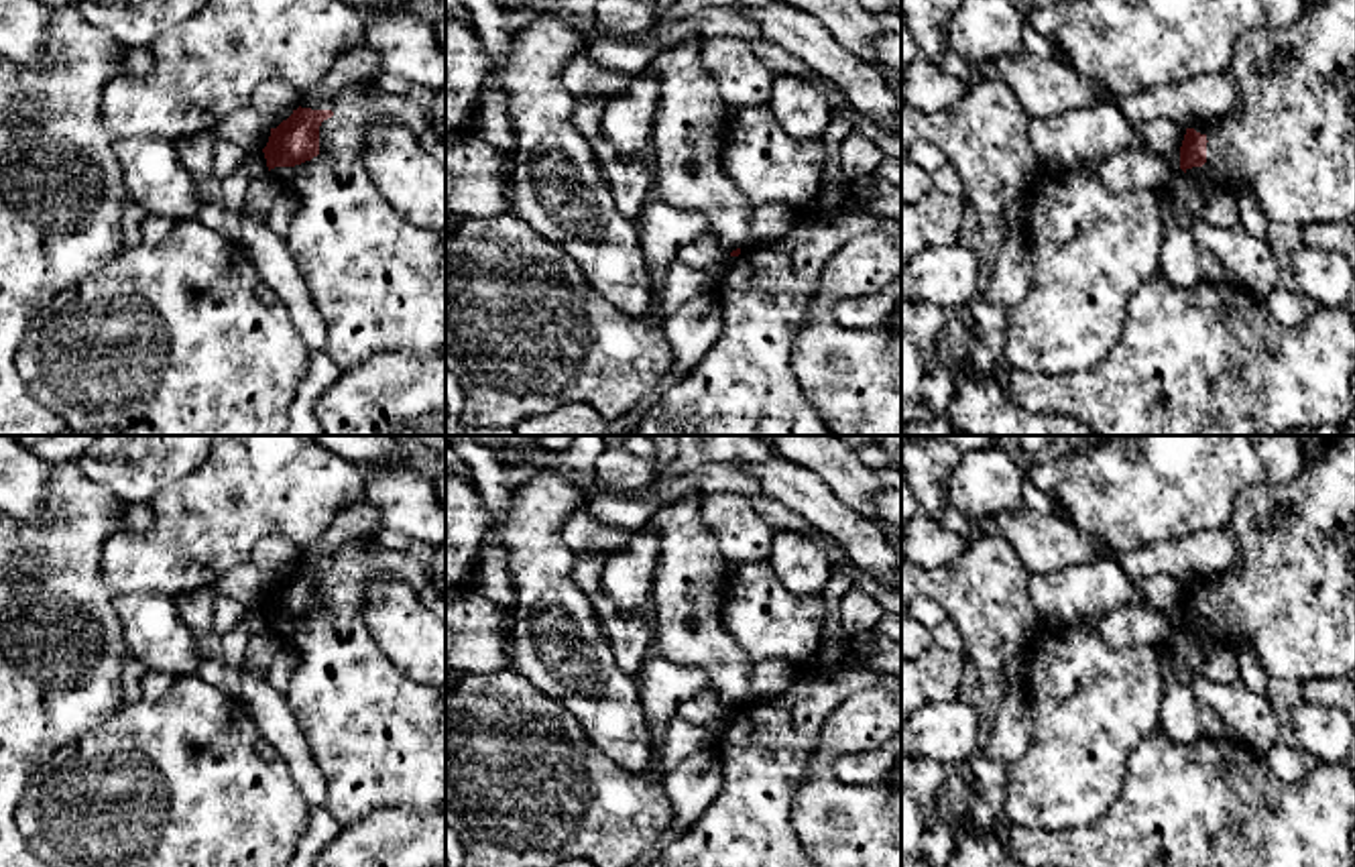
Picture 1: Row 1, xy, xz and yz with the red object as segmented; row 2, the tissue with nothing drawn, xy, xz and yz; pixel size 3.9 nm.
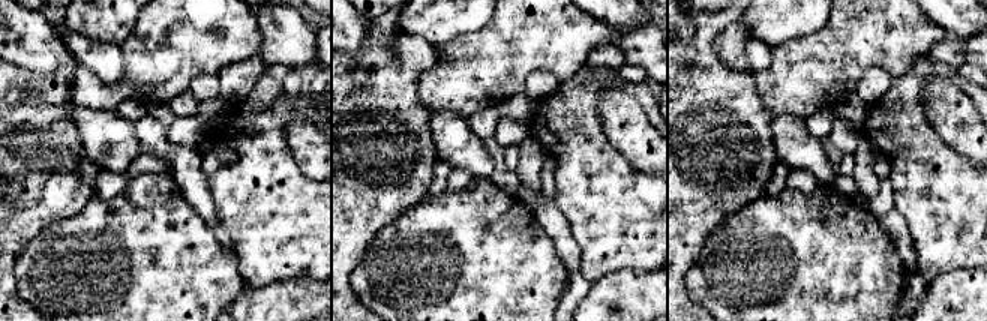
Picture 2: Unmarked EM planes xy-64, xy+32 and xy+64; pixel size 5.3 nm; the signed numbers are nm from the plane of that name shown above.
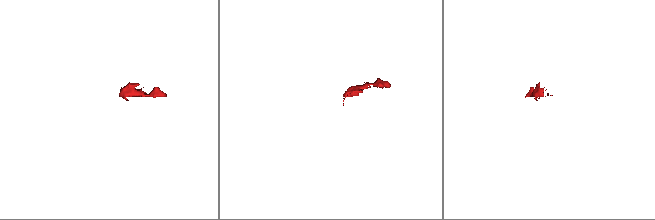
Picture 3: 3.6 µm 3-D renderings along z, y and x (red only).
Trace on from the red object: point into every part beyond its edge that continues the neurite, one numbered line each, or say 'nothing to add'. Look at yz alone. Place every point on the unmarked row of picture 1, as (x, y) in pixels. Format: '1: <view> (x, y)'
1: yz (1292, 599)

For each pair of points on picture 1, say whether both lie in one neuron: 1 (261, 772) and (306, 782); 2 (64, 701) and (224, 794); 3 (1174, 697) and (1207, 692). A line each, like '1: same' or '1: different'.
1: different
2: different
3: different

